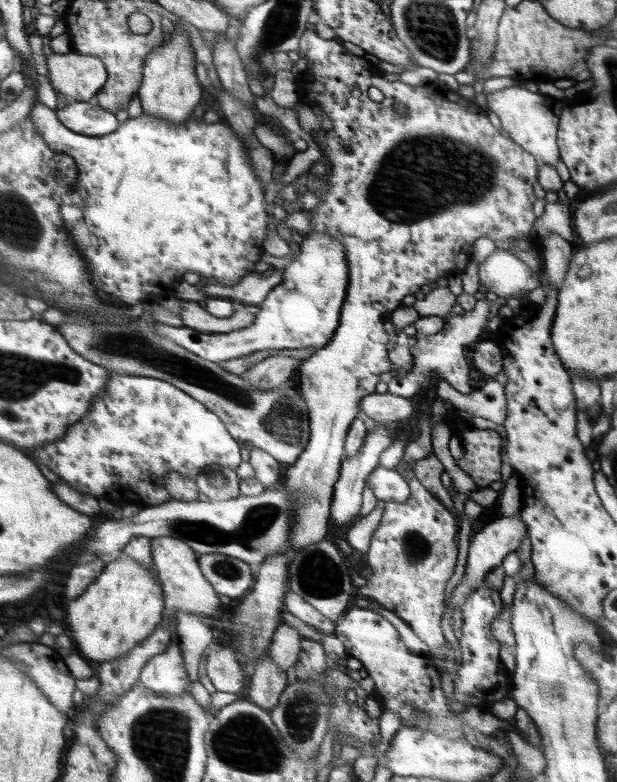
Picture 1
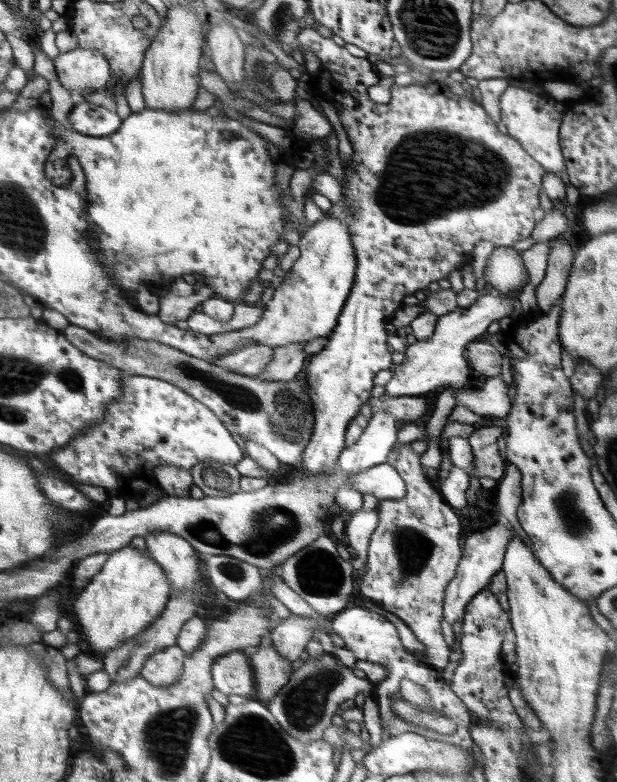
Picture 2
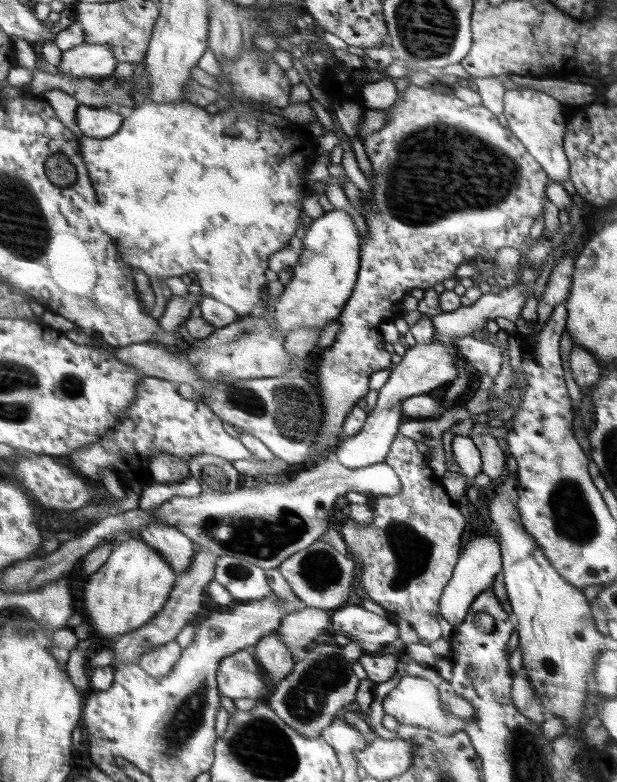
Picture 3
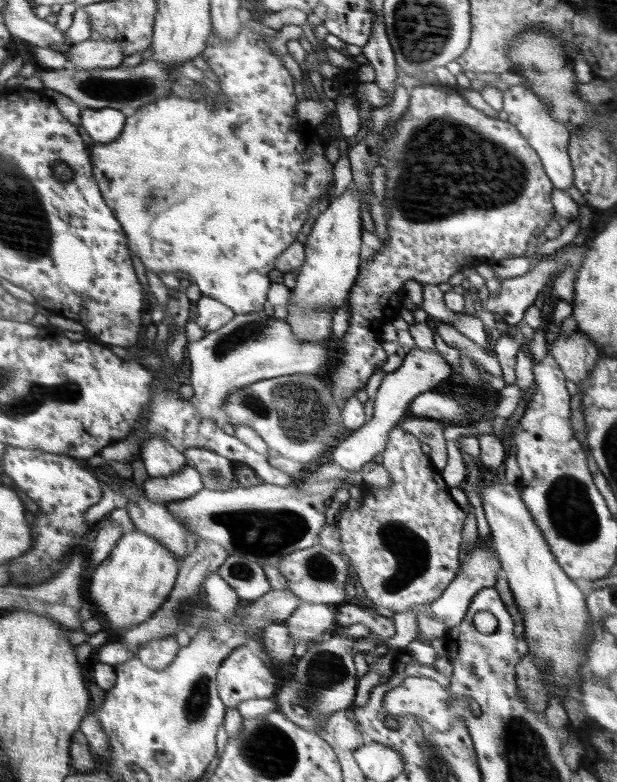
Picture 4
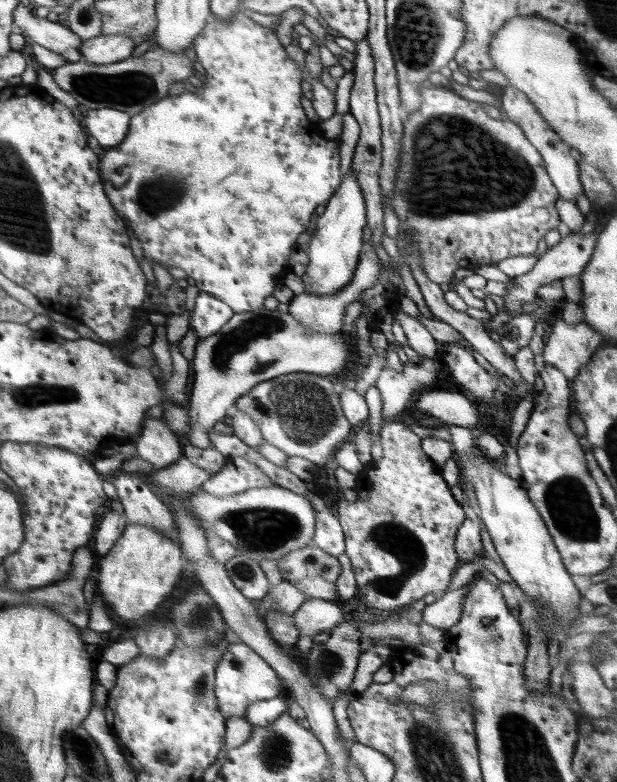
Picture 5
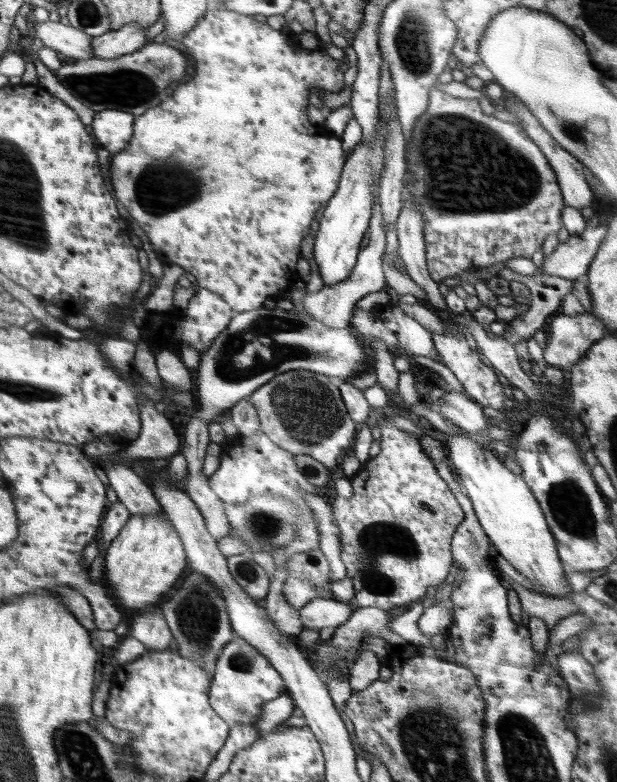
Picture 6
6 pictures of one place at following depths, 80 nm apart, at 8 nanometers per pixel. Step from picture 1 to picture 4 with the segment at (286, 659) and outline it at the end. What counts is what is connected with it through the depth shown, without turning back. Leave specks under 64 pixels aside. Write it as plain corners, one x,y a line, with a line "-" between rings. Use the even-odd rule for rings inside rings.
300,604
295,613
285,622
291,628
291,636
298,642
310,644
314,639
321,639
336,626
338,607
332,604

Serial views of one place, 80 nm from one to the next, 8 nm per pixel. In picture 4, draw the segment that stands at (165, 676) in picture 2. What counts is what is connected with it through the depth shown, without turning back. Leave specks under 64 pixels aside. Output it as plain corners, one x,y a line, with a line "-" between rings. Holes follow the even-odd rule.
174,635
145,642
135,653
148,667
164,670
178,656
178,640

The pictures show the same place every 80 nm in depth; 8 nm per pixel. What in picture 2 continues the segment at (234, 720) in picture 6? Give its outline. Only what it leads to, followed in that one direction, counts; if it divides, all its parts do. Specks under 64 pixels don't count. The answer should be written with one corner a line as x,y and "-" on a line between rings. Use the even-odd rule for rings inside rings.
243,651
222,656
212,666
215,689
226,696
250,696
257,694
255,674

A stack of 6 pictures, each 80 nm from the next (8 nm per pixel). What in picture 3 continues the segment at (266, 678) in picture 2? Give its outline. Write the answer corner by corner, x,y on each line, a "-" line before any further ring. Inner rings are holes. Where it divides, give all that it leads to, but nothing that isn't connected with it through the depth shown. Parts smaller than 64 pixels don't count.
274,630
255,645
256,658
267,674
268,687
276,687
293,672
295,666
293,654
277,632

